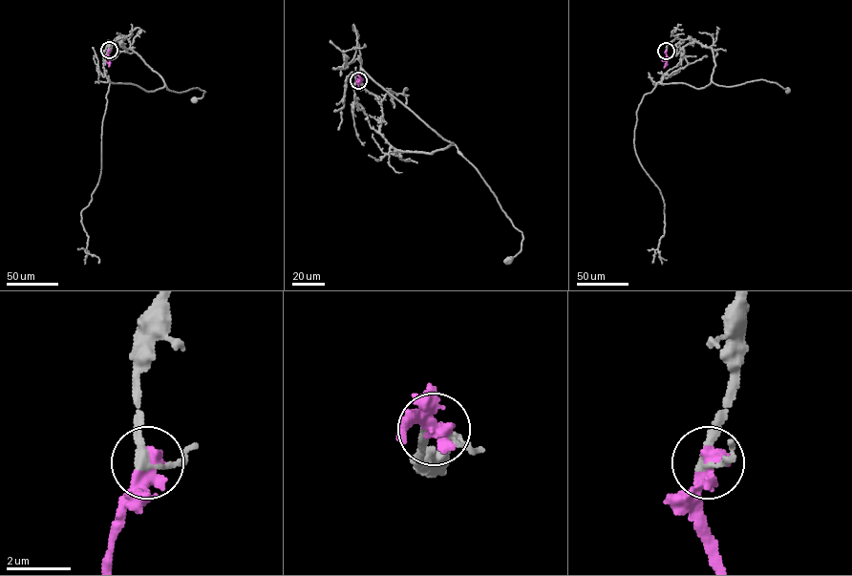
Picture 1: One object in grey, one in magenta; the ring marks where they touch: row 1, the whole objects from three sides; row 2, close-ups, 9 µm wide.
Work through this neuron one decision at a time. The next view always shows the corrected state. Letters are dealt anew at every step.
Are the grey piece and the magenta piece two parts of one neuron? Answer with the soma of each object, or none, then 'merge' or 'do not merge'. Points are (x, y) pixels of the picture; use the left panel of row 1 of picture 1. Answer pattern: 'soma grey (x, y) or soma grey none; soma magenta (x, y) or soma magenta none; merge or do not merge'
soma grey (194, 99); soma magenta none; merge

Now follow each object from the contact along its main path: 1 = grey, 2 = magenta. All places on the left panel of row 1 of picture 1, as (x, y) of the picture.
1: (109, 50), (123, 38), (120, 43), (155, 71), (167, 89), (205, 92), (194, 98)
2: (109, 50), (110, 63), (106, 62)

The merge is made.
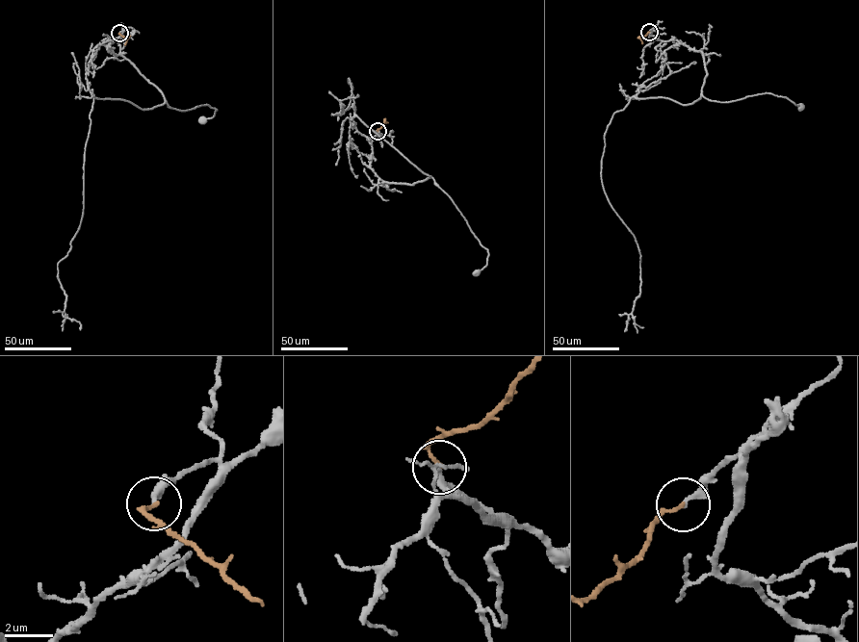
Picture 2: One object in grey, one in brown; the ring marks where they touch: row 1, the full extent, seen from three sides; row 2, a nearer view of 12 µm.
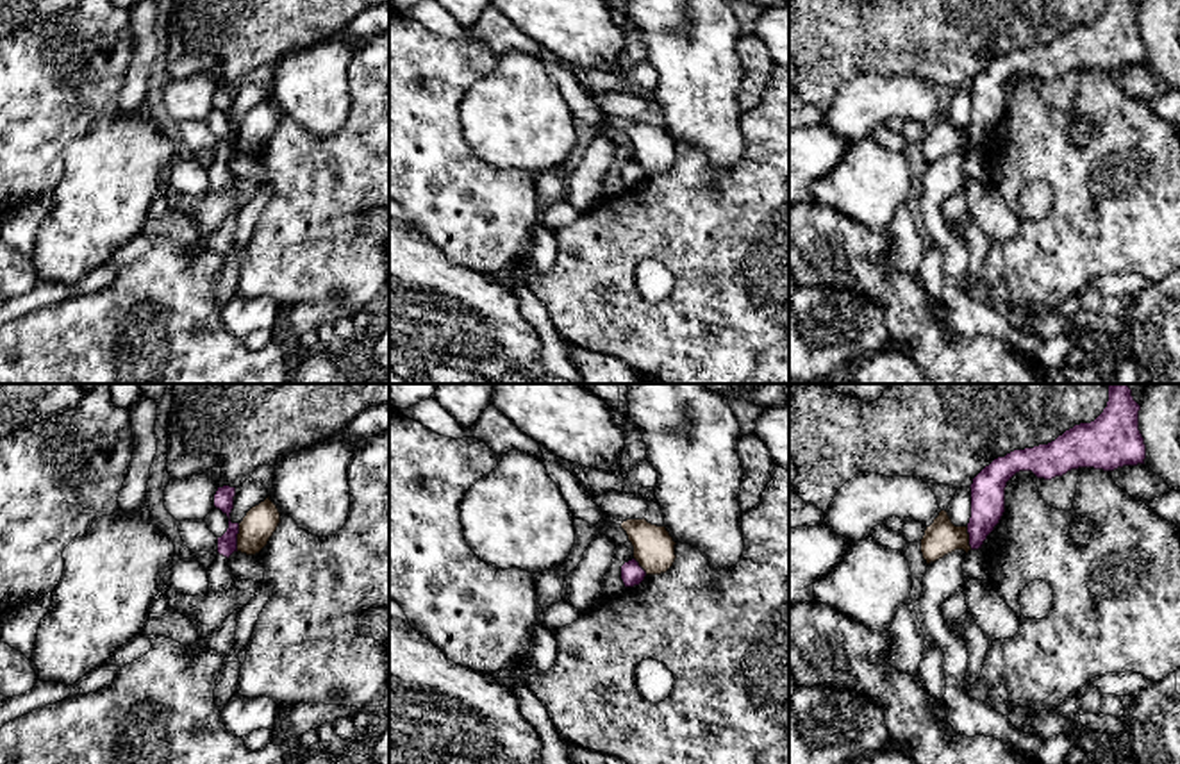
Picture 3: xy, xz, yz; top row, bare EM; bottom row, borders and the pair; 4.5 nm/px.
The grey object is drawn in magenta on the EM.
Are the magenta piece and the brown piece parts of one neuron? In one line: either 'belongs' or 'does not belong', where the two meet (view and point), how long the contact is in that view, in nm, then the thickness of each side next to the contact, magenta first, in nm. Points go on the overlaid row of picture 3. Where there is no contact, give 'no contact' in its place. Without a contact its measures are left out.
does not belong; meets magenta in xy at (236, 538); contact 130 nm long; 90 nm thick on the magenta side, 150 nm on the other

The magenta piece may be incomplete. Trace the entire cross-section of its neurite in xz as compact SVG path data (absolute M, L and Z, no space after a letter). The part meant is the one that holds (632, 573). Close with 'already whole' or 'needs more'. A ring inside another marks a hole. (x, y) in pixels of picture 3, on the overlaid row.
M636 559L621 566L621 580L625 587L639 585L646 577L646 571L639 566Z; already whole

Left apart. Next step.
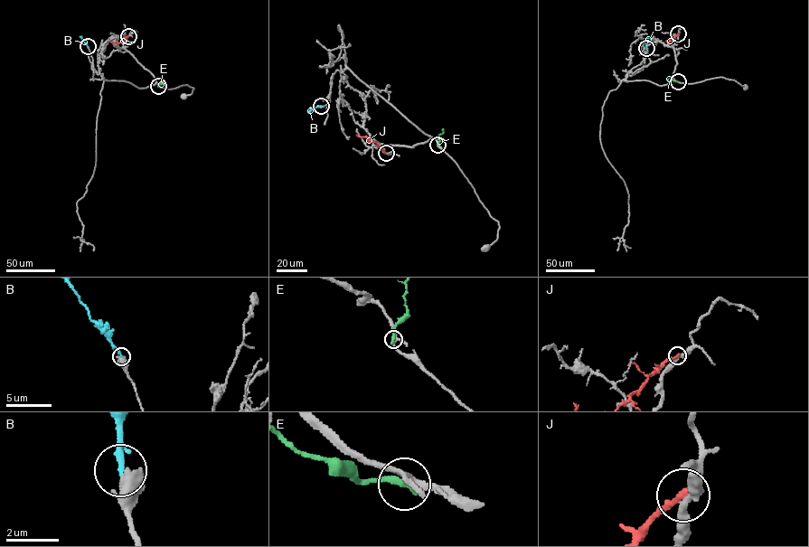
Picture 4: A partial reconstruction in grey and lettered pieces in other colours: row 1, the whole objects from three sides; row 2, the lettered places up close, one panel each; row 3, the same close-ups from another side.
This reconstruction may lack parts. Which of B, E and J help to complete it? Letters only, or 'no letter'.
no letter

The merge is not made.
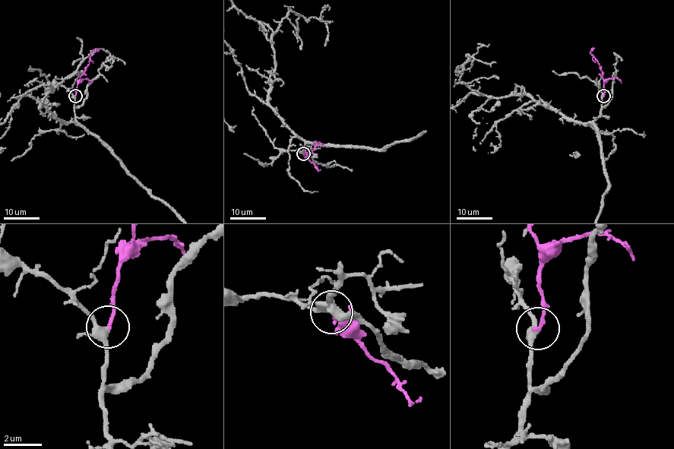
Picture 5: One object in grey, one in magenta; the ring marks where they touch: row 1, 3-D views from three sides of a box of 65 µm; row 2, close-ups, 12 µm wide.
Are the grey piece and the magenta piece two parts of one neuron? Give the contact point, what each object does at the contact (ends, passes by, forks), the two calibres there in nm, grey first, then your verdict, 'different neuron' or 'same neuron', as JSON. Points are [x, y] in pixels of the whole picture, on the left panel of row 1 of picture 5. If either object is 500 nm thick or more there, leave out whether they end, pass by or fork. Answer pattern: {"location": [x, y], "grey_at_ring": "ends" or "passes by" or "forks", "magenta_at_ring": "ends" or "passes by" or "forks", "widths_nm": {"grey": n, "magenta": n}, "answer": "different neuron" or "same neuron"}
{"location": [75, 96], "grey_at_ring": "forks", "magenta_at_ring": "ends", "widths_nm": {"grey": 280, "magenta": 200}, "answer": "same neuron"}

